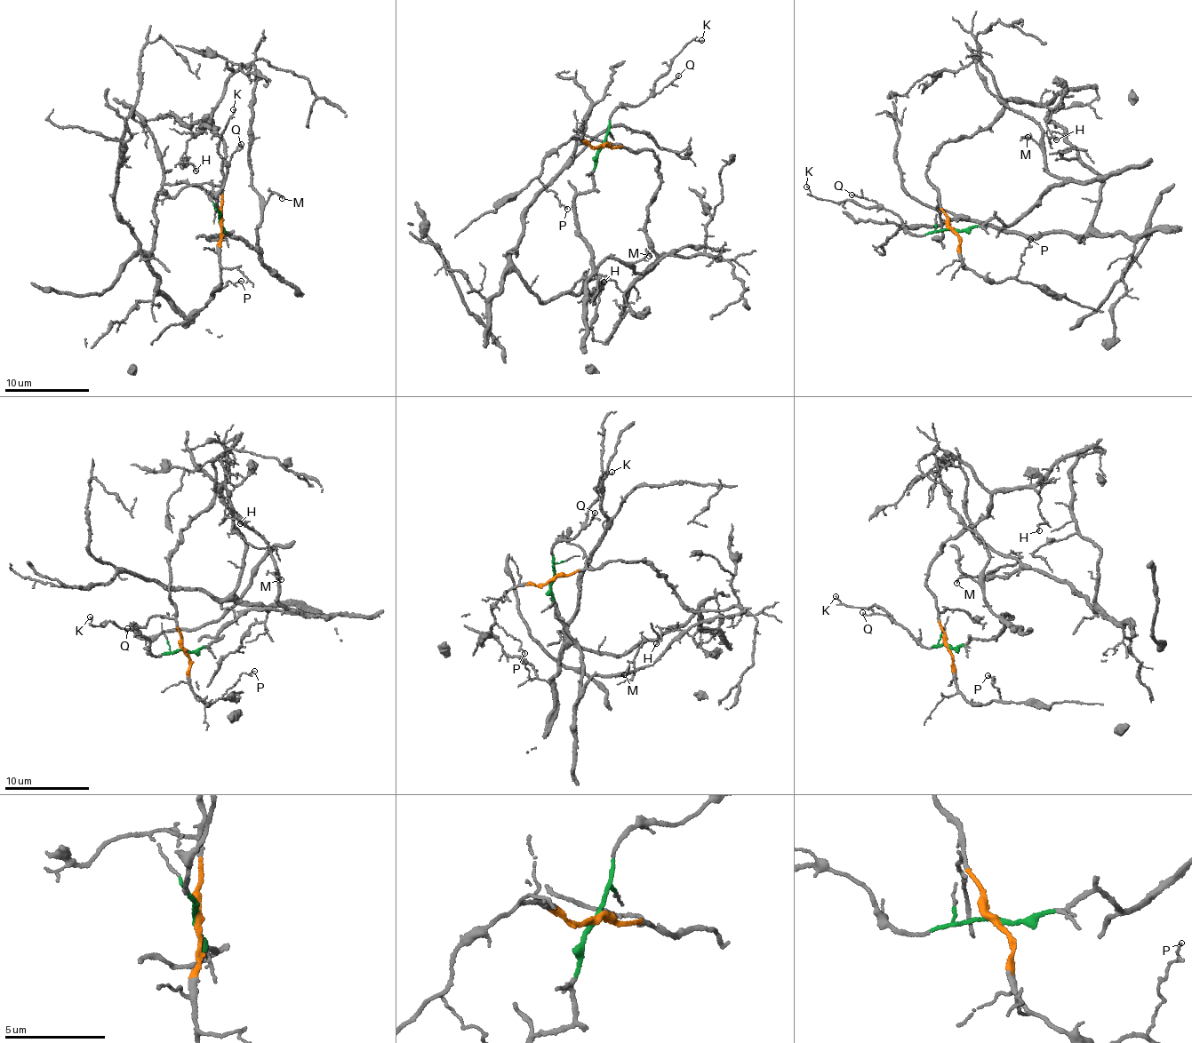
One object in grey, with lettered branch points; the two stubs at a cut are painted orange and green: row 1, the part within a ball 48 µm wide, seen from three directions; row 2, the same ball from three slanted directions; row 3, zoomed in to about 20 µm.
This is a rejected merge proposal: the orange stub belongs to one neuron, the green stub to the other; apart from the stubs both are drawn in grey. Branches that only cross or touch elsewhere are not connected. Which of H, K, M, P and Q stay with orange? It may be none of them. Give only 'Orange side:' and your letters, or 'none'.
Orange side: H, P

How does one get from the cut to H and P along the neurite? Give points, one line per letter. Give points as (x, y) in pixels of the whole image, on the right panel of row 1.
H: (952, 230), (925, 175), (939, 145), (991, 125), (1012, 100), (1044, 105), (1049, 140), (1056, 139)
P: (952, 230), (958, 236), (959, 261), (982, 277), (996, 282), (1015, 275), (1030, 238)

